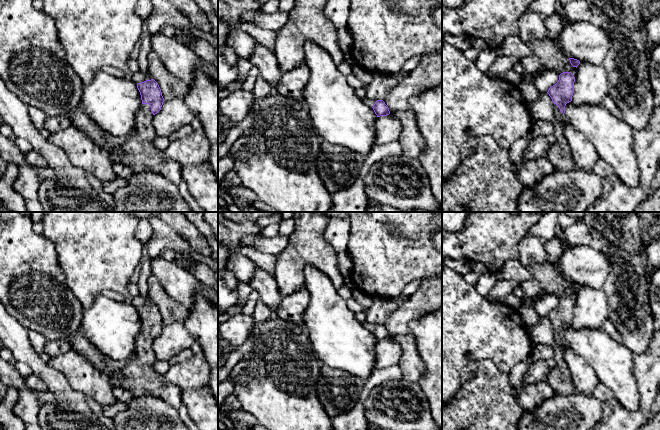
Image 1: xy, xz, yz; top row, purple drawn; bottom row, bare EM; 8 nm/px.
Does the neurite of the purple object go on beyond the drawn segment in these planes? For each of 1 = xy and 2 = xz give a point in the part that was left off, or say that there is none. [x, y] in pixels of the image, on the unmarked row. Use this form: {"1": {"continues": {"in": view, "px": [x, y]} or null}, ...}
{"1": {"continues": {"in": "xy", "px": [139, 376]}}, "2": {"continues": {"in": "xz", "px": [366, 325]}}}

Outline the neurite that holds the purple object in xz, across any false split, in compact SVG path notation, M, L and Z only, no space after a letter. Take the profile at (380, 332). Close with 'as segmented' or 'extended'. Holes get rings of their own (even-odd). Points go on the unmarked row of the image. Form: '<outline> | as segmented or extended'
M365 321L364 323L362 323L362 326L365 329L371 331L374 334L377 341L387 340L390 338L389 332L383 324L375 325L375 324L370 324Z | extended

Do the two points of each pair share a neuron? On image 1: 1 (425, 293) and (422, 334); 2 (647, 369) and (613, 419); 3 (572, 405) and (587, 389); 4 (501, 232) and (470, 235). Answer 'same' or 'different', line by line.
1: different
2: same
3: different
4: same

